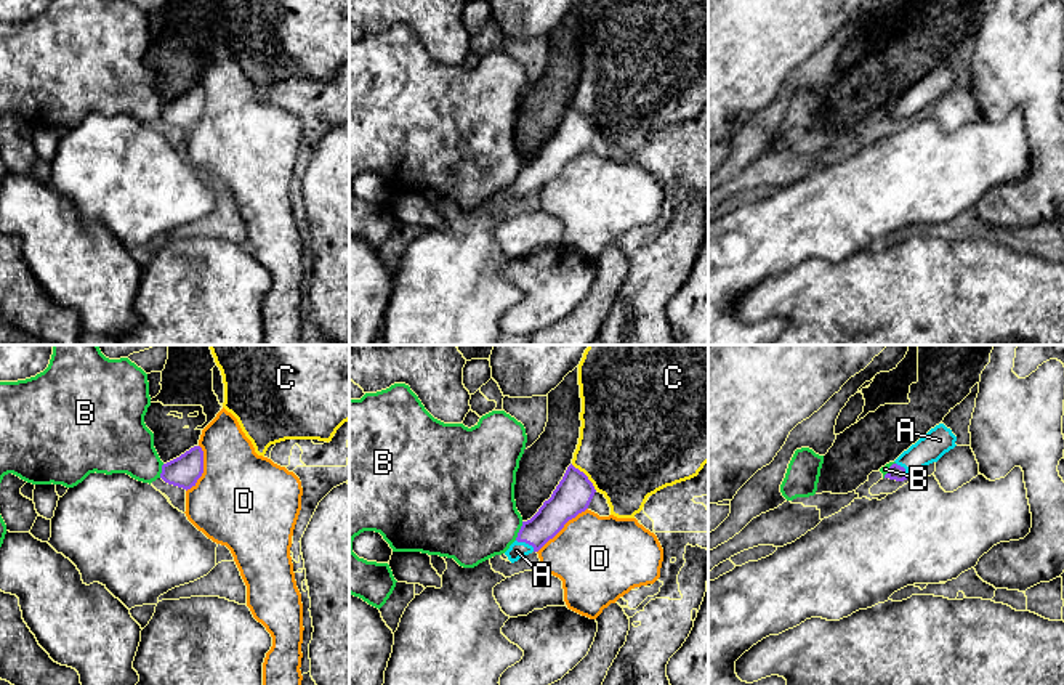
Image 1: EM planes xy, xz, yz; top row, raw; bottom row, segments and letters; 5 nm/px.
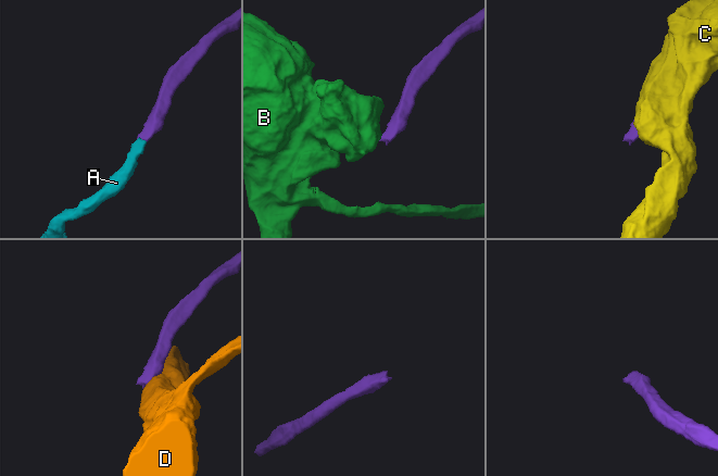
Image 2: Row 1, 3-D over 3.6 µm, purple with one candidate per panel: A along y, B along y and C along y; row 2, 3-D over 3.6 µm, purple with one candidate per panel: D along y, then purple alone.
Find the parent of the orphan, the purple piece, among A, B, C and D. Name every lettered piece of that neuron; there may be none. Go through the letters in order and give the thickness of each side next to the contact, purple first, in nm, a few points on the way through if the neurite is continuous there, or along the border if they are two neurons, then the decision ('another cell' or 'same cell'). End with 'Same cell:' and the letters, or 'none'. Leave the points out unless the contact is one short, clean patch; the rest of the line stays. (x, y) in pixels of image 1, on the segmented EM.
A: 150 nm thick on the purple side, 90 nm on the other; runs through xz (561, 507), (526, 543), (516, 551); same cell
B: 150 nm thick on the purple side, 440 nm on the other; border along xz (523, 522), (515, 539); another cell
C: 190 nm thick on the purple side, 500 nm on the other; another cell
D: 190 nm thick on the purple side, 440 nm on the other; another cell
Same cell: A

